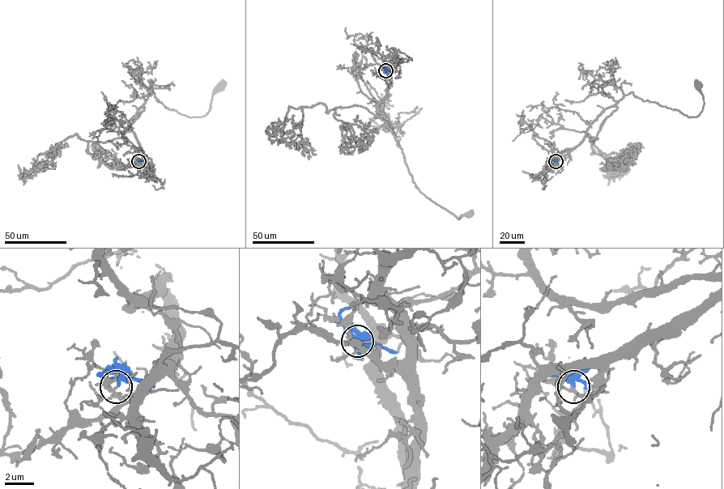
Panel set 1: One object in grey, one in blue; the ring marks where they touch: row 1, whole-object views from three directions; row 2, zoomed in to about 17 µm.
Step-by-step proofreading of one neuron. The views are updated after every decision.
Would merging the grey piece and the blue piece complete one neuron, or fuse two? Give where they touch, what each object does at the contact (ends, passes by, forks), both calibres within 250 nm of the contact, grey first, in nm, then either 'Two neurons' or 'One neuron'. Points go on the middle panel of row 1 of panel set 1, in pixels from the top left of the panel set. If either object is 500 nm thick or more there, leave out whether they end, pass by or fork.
Place: (385, 70). At the ring grey forks. At the ring blue passes by. Thickness 160 nm (grey) against 320 nm. Two neurons

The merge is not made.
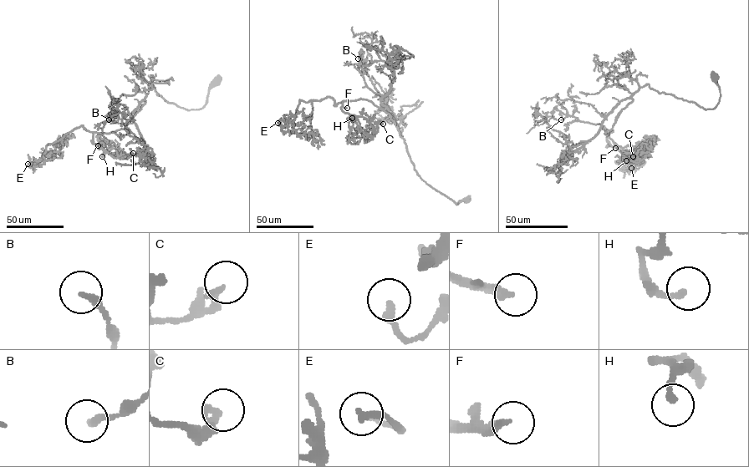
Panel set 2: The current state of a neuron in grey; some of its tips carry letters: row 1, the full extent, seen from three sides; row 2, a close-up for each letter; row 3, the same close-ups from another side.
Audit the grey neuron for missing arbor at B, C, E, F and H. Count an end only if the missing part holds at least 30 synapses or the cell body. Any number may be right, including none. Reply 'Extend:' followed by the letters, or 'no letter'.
Extend: F

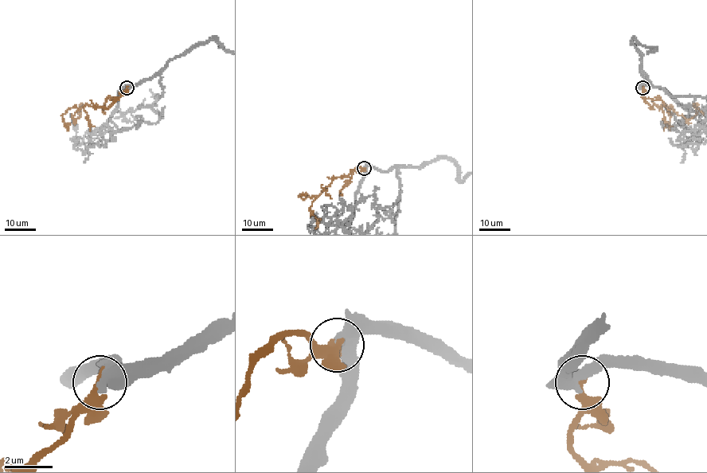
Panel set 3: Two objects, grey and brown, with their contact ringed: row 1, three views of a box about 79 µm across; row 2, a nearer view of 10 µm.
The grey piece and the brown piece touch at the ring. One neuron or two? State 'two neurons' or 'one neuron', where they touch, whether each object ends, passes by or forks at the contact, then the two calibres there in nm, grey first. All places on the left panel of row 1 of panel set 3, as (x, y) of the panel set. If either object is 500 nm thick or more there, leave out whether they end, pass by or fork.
two neurons | (126, 87) | grey passes by | brown ends | 420/400 nm

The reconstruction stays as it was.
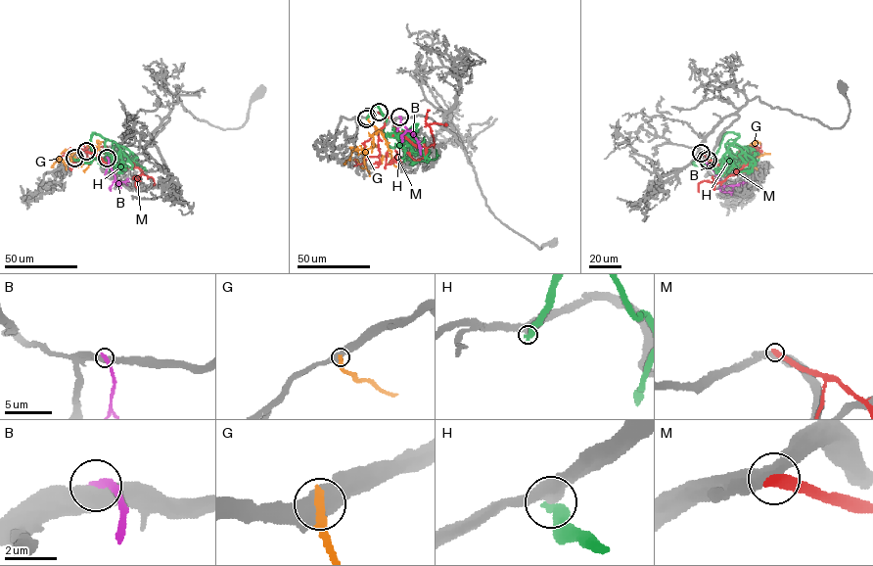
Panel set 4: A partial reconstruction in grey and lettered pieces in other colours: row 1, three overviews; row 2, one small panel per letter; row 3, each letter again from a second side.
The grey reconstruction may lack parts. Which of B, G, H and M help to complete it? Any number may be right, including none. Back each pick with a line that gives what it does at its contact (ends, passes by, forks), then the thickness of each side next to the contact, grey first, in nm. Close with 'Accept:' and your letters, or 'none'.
Accept: none

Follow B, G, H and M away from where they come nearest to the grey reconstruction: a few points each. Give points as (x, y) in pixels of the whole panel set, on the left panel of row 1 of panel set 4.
B: (107, 158), (114, 179), (122, 182), (128, 178)
G: (74, 157), (83, 163), (80, 164), (78, 158), (74, 161), (70, 158), (68, 164), (59, 157), (52, 167)
H: (74, 158), (90, 163), (94, 157), (90, 136), (94, 132), (124, 146), (144, 169)
M: (86, 151), (117, 171), (133, 167), (132, 161), (119, 163), (106, 146), (100, 147), (109, 154), (108, 164)

